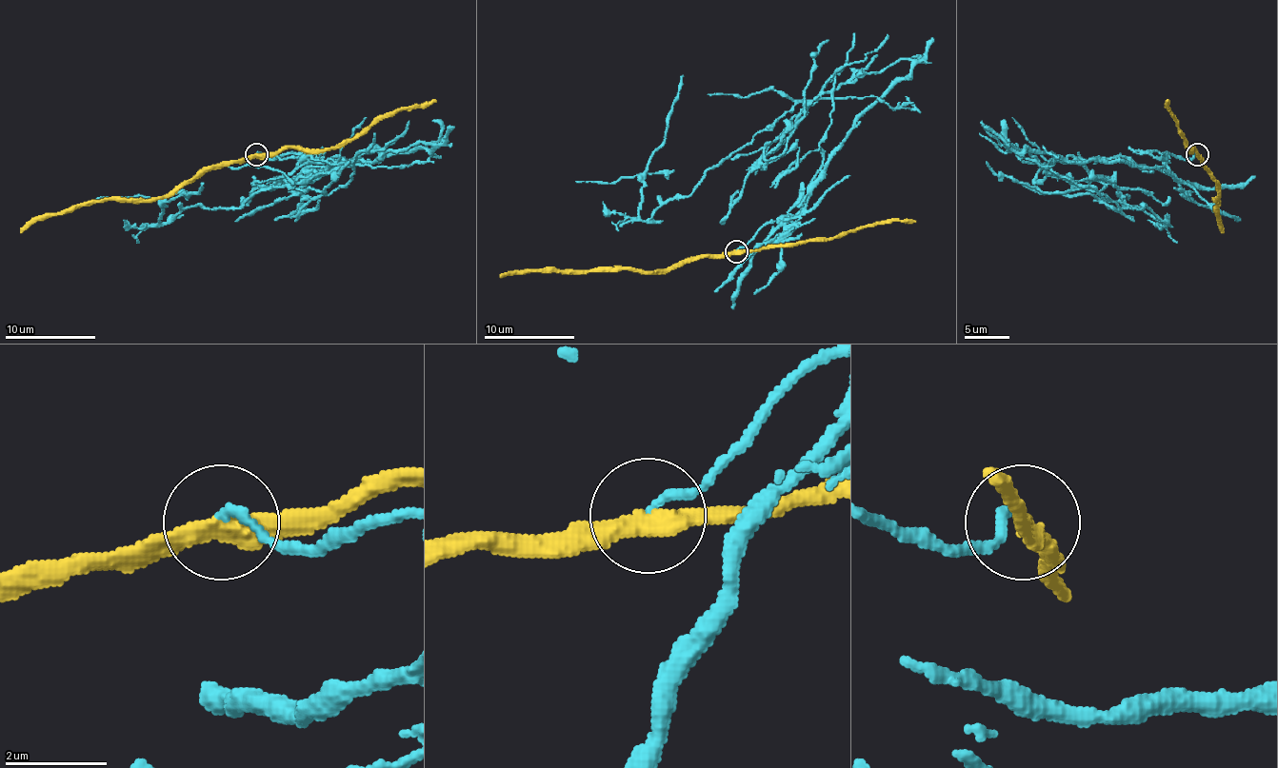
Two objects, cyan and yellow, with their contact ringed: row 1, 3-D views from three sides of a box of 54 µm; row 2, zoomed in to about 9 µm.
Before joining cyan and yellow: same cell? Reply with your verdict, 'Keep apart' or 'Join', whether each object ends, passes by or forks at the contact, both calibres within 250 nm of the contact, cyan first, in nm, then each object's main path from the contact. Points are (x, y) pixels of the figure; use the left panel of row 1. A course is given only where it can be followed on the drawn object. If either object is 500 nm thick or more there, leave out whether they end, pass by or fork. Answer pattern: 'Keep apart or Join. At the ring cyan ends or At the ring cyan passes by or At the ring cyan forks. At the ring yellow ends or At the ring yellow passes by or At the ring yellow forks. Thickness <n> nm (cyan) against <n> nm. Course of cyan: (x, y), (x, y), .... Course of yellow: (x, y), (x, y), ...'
Keep apart. At the ring cyan ends. At the ring yellow passes by. Thickness 180 nm (cyan) against 360 nm. Course of cyan: (257, 154), (327, 167), (430, 147), (368, 149), (236, 208), (187, 206), (160, 219), (167, 202), (203, 184). Course of yellow: (257, 154), (208, 166), (167, 194), (149, 199), (92, 199), (58, 212), (38, 215), (20, 233)

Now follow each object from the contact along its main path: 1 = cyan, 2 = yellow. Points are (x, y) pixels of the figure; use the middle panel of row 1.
1: (736, 251), (802, 211), (827, 159), (910, 62), (800, 100), (642, 220), (646, 164), (682, 75)
2: (736, 251), (687, 258), (667, 269), (646, 272), (571, 269), (517, 272), (499, 276)

